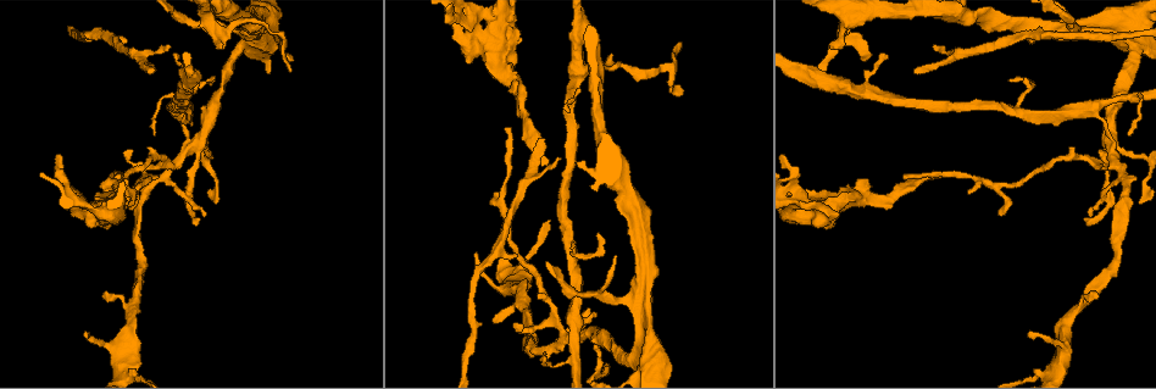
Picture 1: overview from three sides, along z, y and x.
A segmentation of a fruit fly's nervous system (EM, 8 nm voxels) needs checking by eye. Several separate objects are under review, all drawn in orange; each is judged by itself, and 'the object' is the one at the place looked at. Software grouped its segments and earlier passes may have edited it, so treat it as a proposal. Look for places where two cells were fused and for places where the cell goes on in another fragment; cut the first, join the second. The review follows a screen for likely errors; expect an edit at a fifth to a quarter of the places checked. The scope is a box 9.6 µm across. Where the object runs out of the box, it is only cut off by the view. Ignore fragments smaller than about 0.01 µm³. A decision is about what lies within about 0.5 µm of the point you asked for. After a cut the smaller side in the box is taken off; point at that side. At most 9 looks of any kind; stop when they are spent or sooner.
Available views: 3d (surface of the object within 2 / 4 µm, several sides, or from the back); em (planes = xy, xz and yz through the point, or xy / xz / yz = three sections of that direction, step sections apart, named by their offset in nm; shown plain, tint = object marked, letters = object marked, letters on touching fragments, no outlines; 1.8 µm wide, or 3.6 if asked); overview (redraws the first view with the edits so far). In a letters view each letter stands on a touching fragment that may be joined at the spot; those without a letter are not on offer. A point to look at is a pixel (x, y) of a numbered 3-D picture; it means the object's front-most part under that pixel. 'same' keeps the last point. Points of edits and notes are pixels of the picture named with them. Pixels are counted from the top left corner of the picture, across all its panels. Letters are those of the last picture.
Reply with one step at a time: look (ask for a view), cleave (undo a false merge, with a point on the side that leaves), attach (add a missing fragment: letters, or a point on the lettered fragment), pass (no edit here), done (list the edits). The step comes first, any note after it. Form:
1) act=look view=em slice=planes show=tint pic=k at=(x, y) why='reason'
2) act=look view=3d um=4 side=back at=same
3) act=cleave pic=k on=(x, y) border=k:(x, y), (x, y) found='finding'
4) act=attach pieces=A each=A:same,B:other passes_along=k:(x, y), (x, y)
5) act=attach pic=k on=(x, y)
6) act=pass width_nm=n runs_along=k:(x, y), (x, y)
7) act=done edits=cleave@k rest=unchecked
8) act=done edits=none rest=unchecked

act=look view=em um=3.6 slice=planes show=letters pic=1 at=(82, 200) why='abrupt turn'

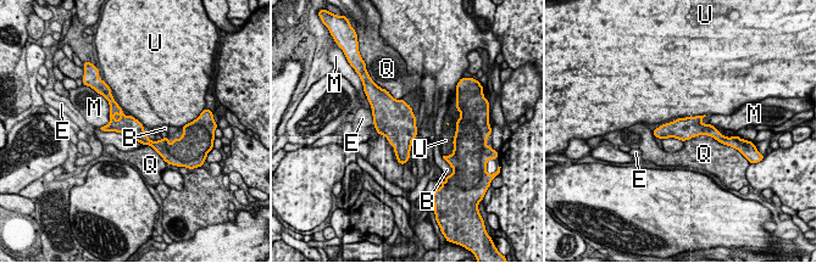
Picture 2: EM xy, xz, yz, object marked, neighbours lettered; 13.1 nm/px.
act=pass each=B:other,E:other,M:other,Q:other,U:other runs_along=2:(112, 104), (139, 135), (161, 149) found='all the same cell'

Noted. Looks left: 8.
act=look view=em slice=planes show=tint pic=1 at=(609, 67) why='calibre changes'

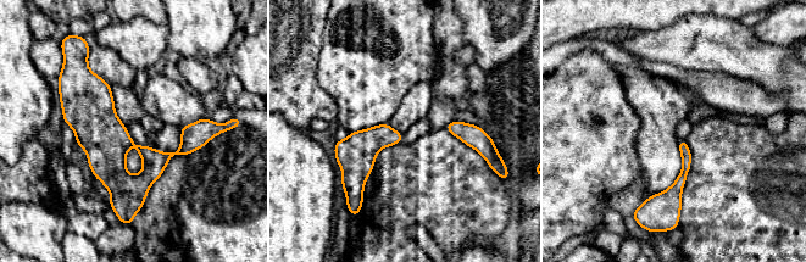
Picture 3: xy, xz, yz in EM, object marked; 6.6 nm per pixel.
act=look view=em slice=planes show=letters at=same

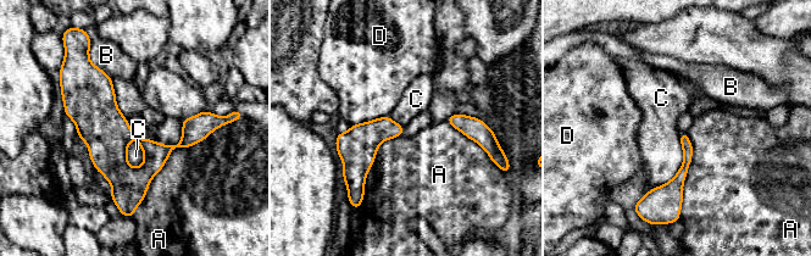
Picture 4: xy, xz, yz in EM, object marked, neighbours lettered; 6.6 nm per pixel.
act=pass each=A:other,B:other,C:other,D:other found='all the same cell'

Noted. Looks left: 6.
act=look view=3d um=2 pic=1 at=(913, 71) why='branch stops here'

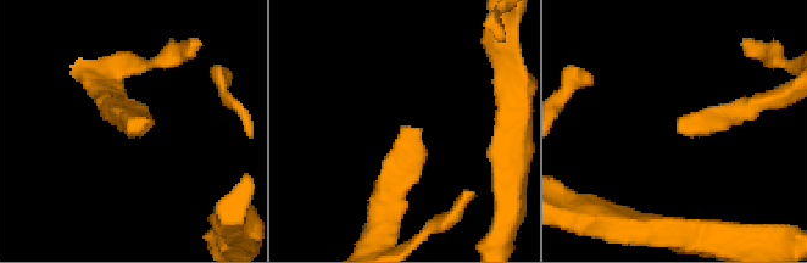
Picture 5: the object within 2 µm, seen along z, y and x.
act=look view=em slice=xy step=8 show=tint pic=5 at=(679, 126) why='need the tissue'

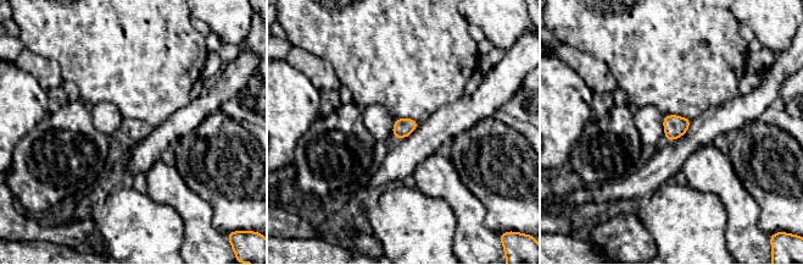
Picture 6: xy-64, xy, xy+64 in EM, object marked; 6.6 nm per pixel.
act=look view=em slice=planes show=letters at=same why='another direction'

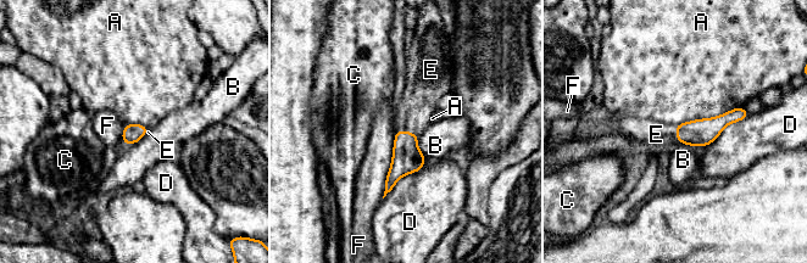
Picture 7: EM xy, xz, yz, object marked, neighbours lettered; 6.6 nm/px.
act=attach pieces=E longest_contact=A:460nm each=A:other,B:other,C:other,D:other,E:same,F:other passes_along=7:(407, 158), (405, 130), (419, 100) found='it goes on there'

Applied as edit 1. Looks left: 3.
act=look view=overview why='see it whole again'

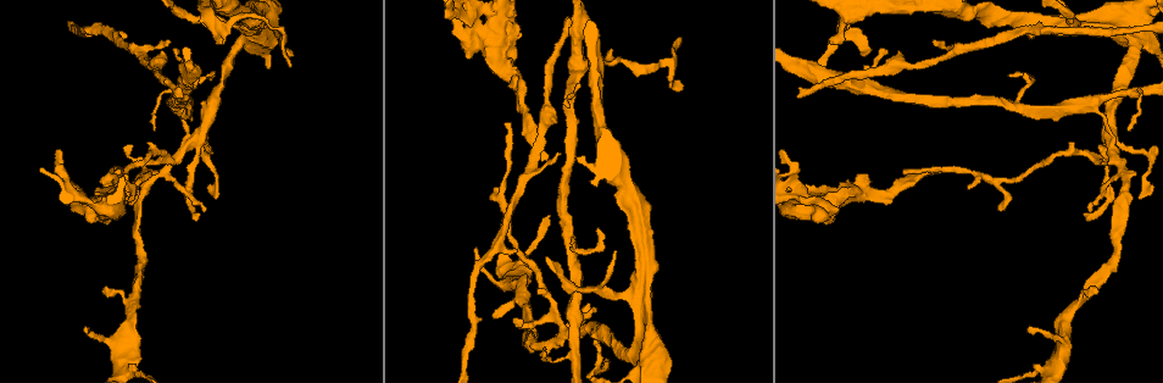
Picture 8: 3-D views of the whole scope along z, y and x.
act=look view=em slice=planes show=plain pic=8 at=(939, 172)

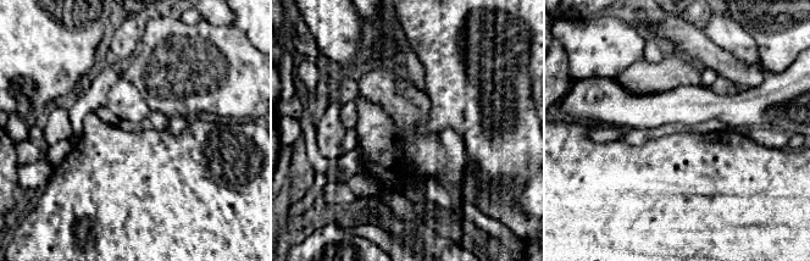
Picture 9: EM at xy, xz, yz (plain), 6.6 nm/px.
act=look view=em slice=planes show=letters at=same

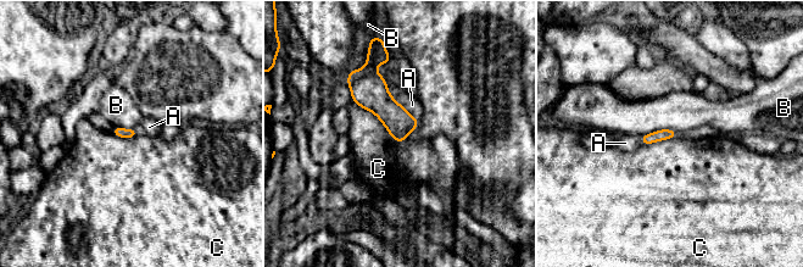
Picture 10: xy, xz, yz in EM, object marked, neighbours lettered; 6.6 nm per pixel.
act=attach pieces=A longest_contact=A:480nm each=A:same,B:other,C:other passes_along=10:(369, 90), (390, 94), (412, 105) found='it goes on there'

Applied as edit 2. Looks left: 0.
act=done edits=attach@7,attach@10 rest=unchecked

